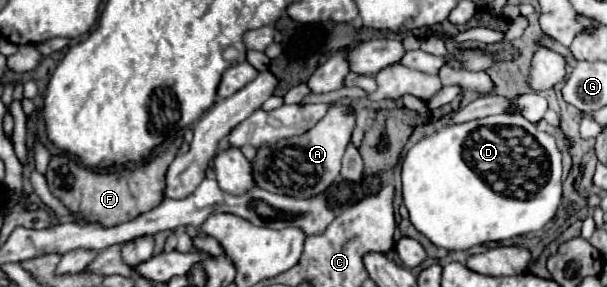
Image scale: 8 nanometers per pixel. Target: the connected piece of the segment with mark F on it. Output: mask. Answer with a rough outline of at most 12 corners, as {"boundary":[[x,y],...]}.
{"boundary":[[180,147],[126,175],[56,153],[50,191],[76,215],[116,225],[162,201]]}

